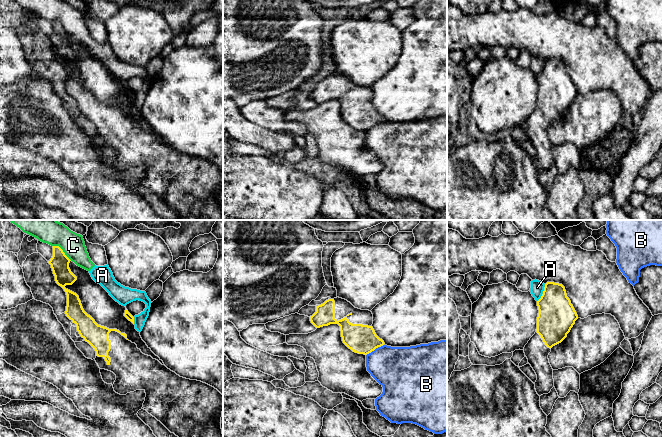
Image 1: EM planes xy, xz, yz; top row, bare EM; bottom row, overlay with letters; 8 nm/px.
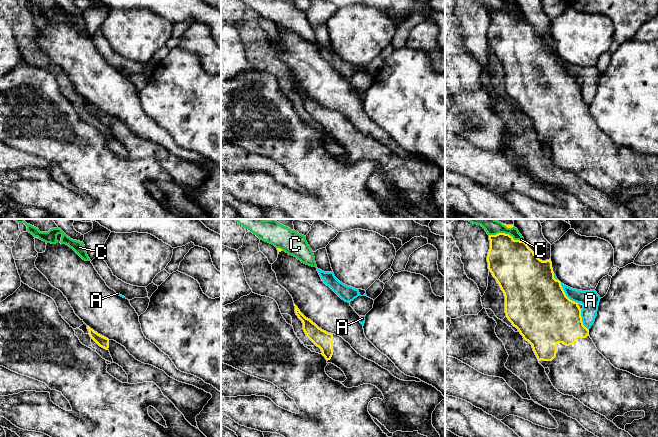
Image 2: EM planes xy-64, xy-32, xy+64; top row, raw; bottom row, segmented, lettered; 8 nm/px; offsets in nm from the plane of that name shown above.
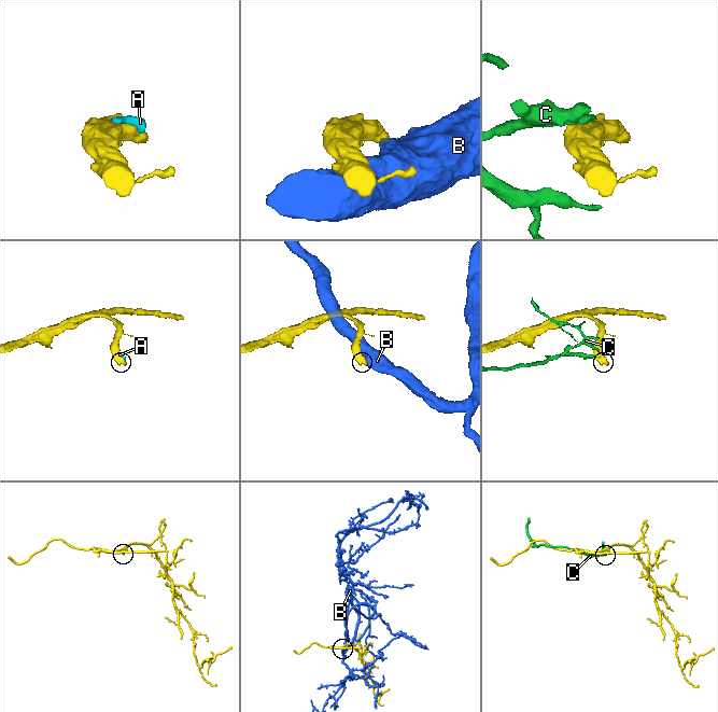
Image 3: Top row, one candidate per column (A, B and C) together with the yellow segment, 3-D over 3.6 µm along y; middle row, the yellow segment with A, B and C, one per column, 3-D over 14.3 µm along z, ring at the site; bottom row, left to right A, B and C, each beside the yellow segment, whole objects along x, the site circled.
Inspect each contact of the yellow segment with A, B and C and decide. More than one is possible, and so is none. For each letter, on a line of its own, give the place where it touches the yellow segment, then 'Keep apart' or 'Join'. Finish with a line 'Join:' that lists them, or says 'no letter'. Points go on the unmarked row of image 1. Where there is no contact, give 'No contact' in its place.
A: Touches yellow at yz (543, 69). Keep apart
B: Touches yellow at xz (374, 125). Keep apart
C: Touches yellow at xy (62, 27). Keep apart
Join: no letter

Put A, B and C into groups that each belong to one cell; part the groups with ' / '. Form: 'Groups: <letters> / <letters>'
Groups: A C / B

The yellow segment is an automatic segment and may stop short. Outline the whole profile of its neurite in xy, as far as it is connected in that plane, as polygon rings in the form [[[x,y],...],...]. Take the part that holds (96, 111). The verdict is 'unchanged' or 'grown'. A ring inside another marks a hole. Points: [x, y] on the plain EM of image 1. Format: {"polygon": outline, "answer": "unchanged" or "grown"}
{"polygon": [[[53,22],[53,32],[48,39],[51,41],[56,59],[66,68],[65,90],[76,100],[80,112],[95,125],[95,137],[99,144],[116,151],[114,167],[120,171],[126,171],[136,166],[144,166],[146,173],[142,185],[160,197],[171,209],[183,216],[189,216],[195,212],[208,220],[223,220],[221,205],[223,171],[206,159],[180,153],[158,136],[143,130],[135,119],[127,115],[125,109],[98,101],[84,87],[79,72],[65,64],[66,61],[72,61],[77,56],[69,44],[70,37],[59,22]]], "answer": "grown"}

